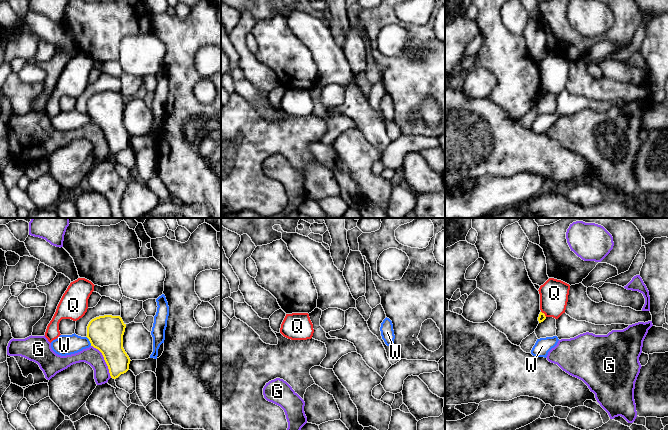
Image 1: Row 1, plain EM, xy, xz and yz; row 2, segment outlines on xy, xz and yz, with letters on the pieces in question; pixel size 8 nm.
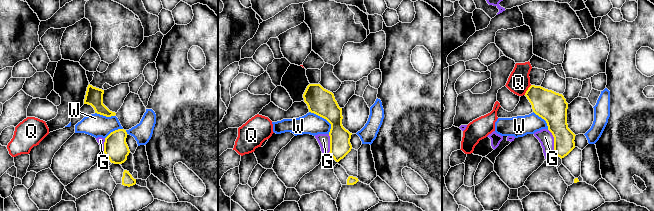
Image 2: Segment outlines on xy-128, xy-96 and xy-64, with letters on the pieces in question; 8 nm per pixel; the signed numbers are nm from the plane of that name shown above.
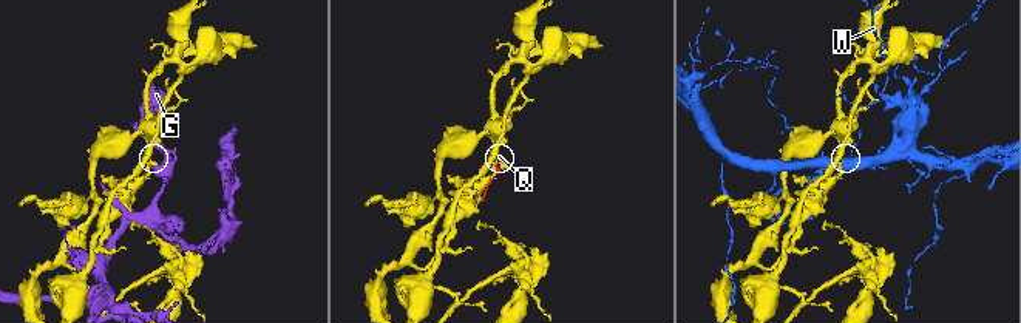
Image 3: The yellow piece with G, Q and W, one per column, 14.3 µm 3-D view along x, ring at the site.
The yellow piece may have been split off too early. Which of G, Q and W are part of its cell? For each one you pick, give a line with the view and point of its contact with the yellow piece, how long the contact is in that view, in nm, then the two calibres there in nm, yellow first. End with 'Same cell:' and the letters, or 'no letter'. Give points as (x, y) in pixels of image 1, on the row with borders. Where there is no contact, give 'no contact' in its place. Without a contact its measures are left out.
Same cell: no letter

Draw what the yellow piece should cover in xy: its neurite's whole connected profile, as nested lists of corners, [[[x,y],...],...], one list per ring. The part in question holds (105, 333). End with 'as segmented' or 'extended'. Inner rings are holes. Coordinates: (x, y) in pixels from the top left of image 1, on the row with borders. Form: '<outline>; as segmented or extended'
[[[104,315],[92,319],[87,326],[87,338],[91,346],[98,349],[108,366],[111,378],[116,379],[129,370],[130,358],[123,348],[126,324],[120,316]]]; as segmented

